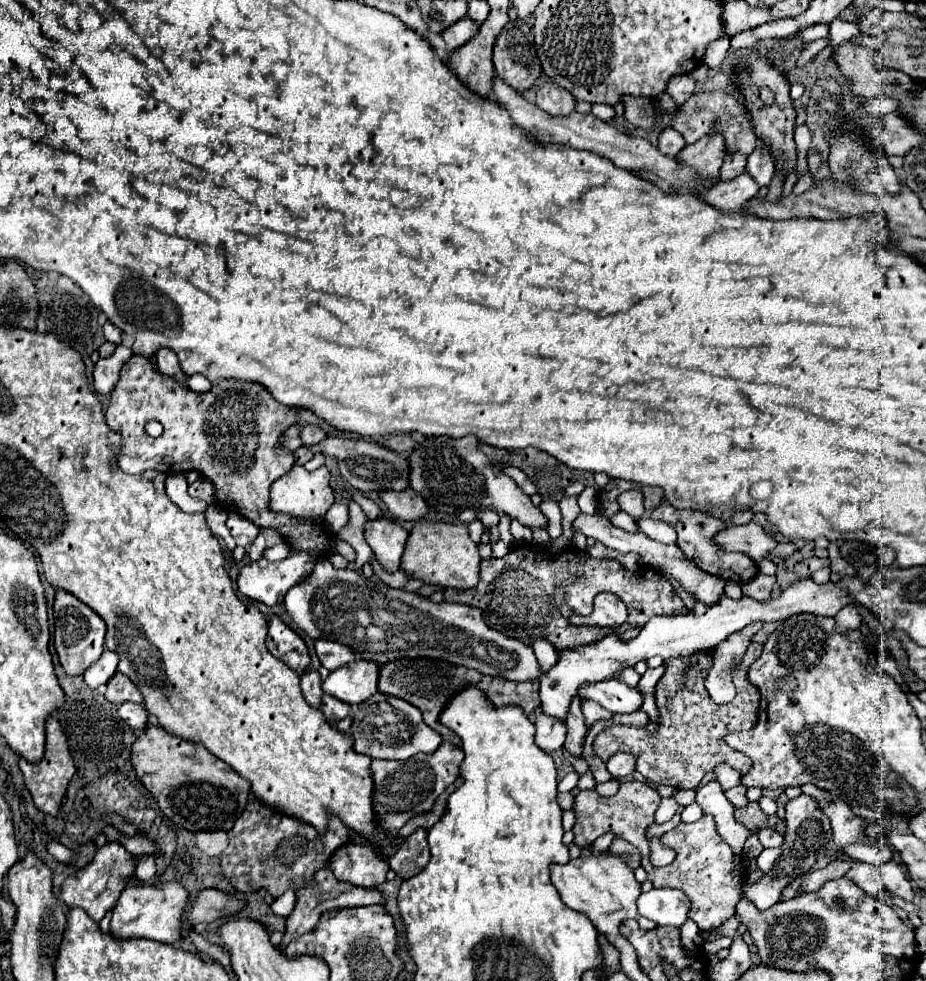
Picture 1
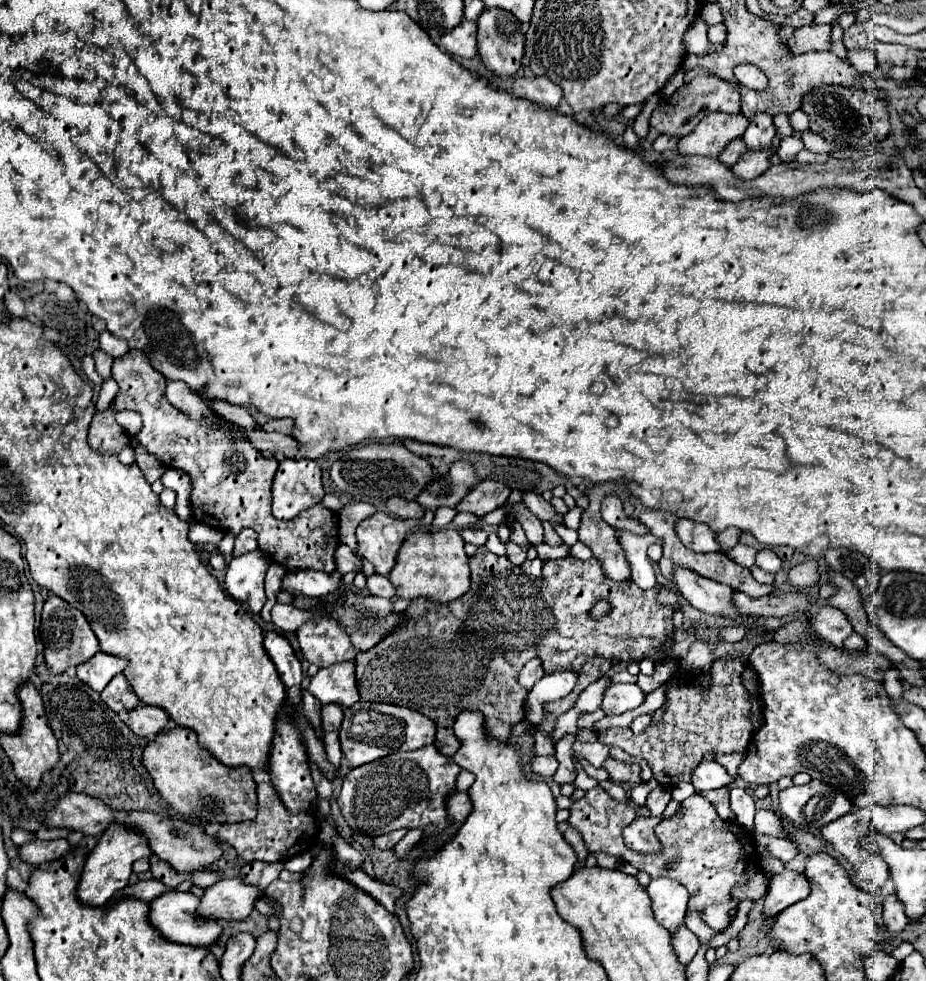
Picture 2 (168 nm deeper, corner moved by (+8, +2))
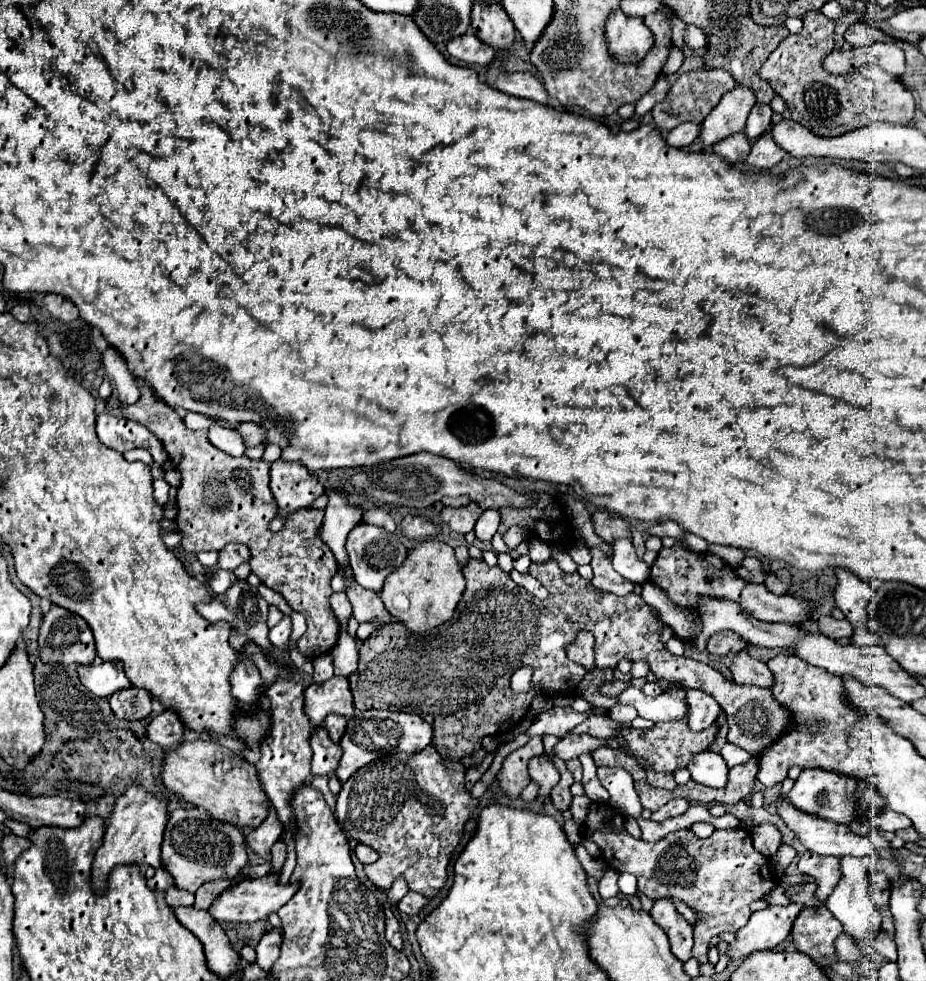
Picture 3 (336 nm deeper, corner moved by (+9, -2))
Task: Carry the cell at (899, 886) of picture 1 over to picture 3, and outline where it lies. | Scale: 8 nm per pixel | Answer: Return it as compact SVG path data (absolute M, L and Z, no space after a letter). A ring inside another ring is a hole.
M884 930L876 936L874 948L876 948L876 952L878 952L882 958L886 958L886 960L890 960L890 962L894 962L894 960L898 958L896 944L894 944L894 940L890 938L890 934L884 932Z

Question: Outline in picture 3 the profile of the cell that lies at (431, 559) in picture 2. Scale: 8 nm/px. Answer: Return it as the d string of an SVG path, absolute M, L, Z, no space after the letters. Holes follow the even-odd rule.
M436 538L418 542L406 556L404 564L396 568L384 582L380 592L386 610L408 630L428 632L448 618L452 618L462 594L466 590L466 580L454 556L454 548Z

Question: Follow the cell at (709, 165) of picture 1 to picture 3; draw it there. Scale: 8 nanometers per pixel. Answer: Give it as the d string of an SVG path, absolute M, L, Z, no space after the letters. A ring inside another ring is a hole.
M736 86L732 94L724 94L724 98L718 102L718 106L704 118L700 124L700 140L706 150L710 150L716 142L744 132L746 118L750 110L754 108L756 98L752 96L750 88Z

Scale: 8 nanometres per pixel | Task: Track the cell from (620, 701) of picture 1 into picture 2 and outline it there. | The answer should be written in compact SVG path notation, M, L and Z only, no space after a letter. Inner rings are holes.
M611 684L601 700L601 710L611 714L623 714L641 706L645 700L645 692L637 684Z

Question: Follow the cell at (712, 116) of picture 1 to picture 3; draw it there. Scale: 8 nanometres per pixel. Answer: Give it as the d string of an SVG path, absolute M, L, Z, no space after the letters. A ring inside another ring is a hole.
M702 68L702 70L690 70L678 76L678 80L672 84L666 100L662 100L660 104L656 104L652 108L652 118L654 118L654 126L662 132L670 132L674 130L678 124L682 122L692 122L692 124L700 124L710 110L722 100L722 96L730 90L734 90L736 82L734 78L724 72L724 70L712 70L712 68Z

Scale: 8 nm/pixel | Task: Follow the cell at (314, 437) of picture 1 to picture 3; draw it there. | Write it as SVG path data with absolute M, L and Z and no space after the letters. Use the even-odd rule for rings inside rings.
M240 424L236 430L244 436L246 446L258 446L266 440L266 428L260 424Z

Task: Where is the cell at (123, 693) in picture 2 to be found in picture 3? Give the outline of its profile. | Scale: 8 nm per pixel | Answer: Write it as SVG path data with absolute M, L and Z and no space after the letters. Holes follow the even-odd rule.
M124 688L108 696L110 708L118 718L124 720L144 720L150 716L150 694L140 688Z

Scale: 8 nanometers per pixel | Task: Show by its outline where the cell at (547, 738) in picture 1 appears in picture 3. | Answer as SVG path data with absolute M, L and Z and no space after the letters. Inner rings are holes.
M536 756L536 758L532 758L530 760L530 764L528 764L528 772L530 772L530 778L534 780L534 782L538 782L540 784L540 800L544 800L548 794L550 794L550 790L552 790L552 786L558 782L558 770L554 768L554 764L546 758L546 756Z

